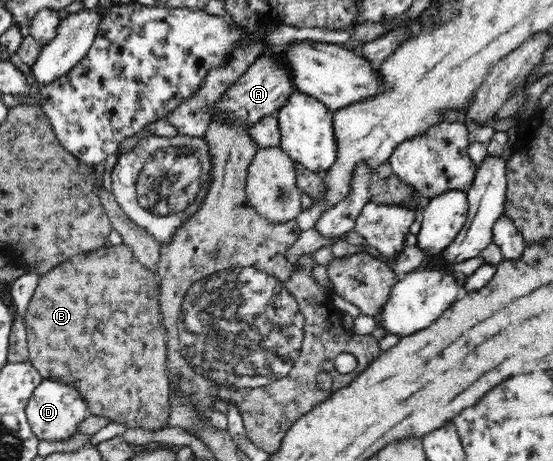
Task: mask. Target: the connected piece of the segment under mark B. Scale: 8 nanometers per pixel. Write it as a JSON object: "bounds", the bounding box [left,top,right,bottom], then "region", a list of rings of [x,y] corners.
{"bounds":[24,244,171,430],"region":[[[125,244],[106,247],[103,246],[95,251],[78,253],[65,259],[63,263],[52,267],[40,276],[40,280],[35,288],[32,298],[27,305],[24,322],[27,328],[27,339],[29,345],[29,358],[33,366],[44,379],[55,379],[67,382],[75,386],[79,393],[86,398],[89,410],[94,416],[107,417],[111,422],[127,424],[129,428],[142,427],[147,430],[159,430],[168,427],[168,418],[171,414],[169,396],[170,396],[170,372],[167,368],[167,345],[165,340],[166,332],[162,328],[162,318],[160,313],[159,289],[157,283],[159,276],[153,274],[151,270],[143,268],[131,248]]]}

